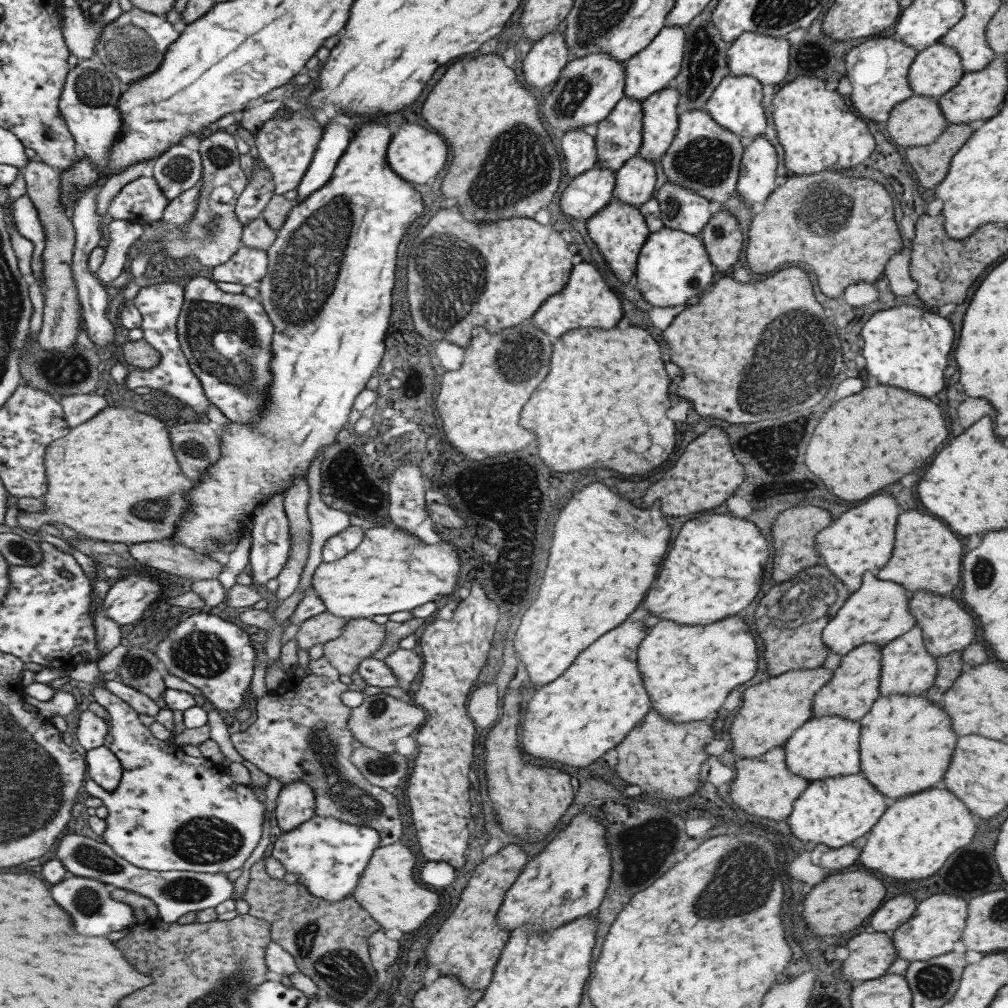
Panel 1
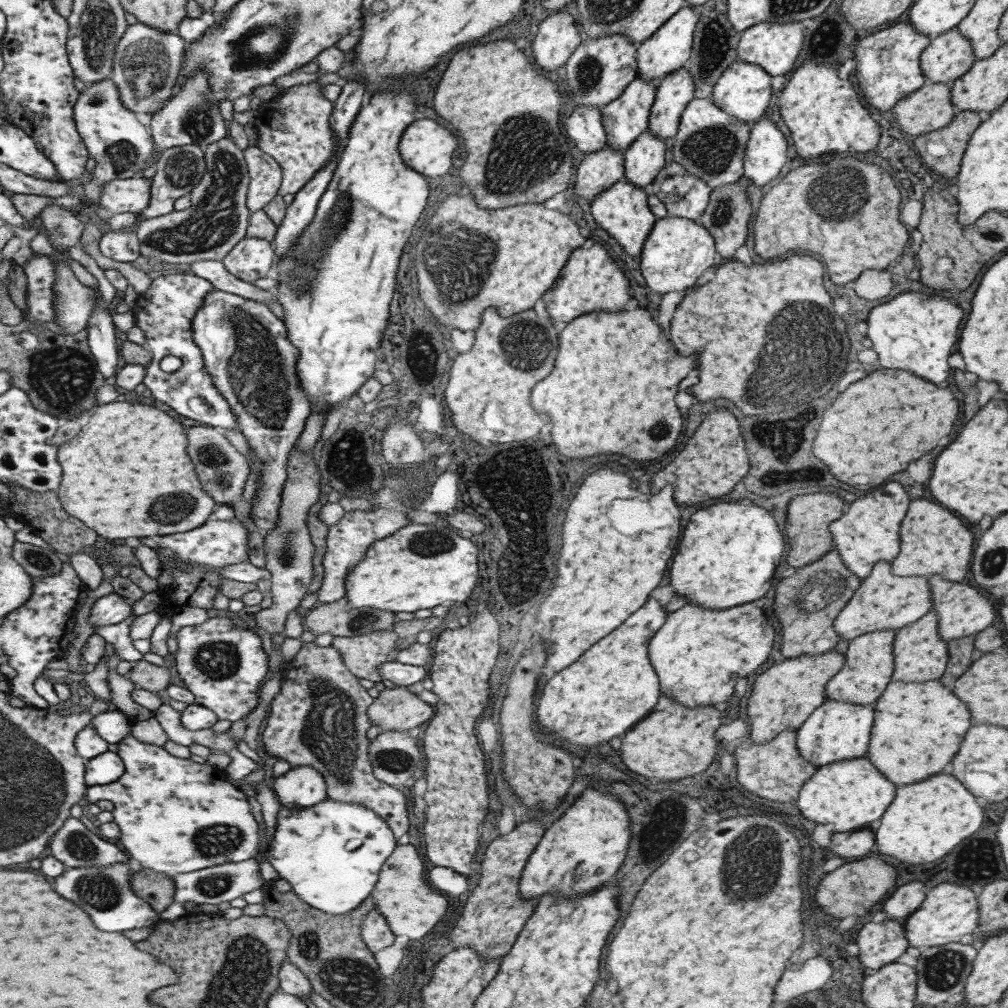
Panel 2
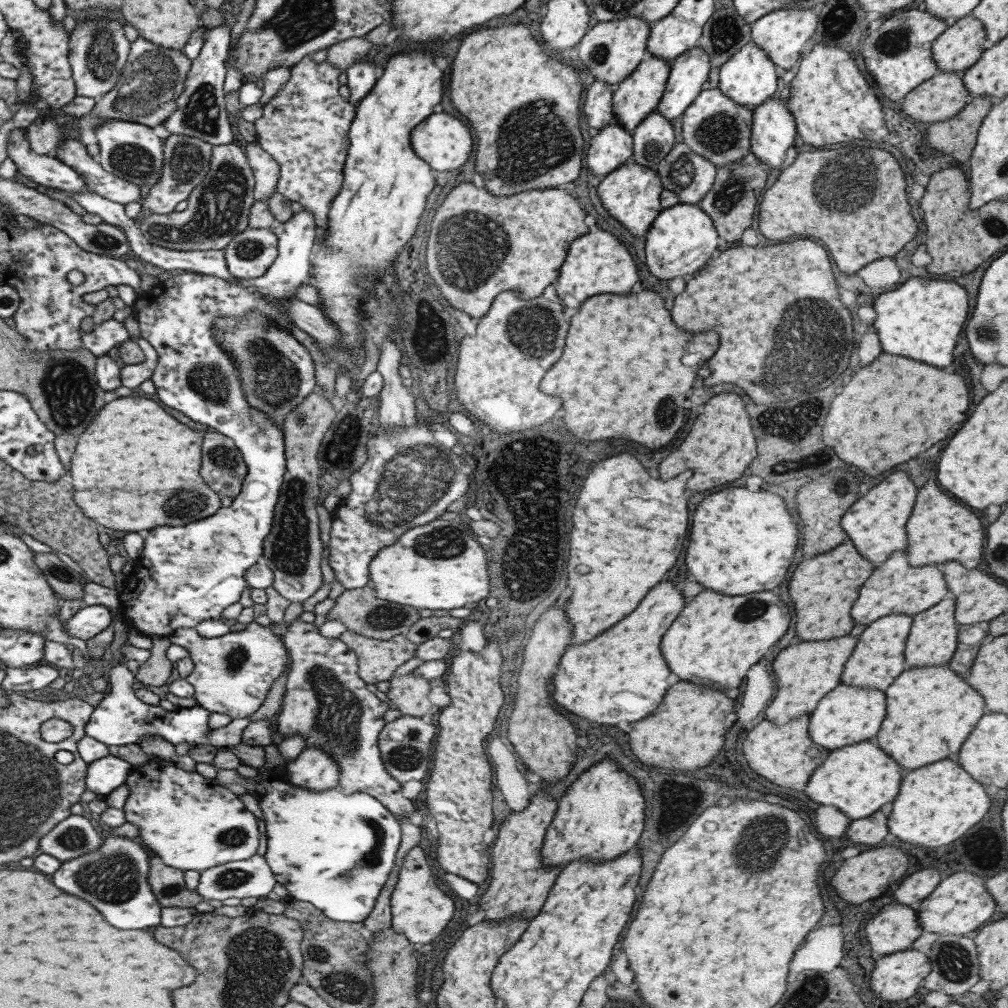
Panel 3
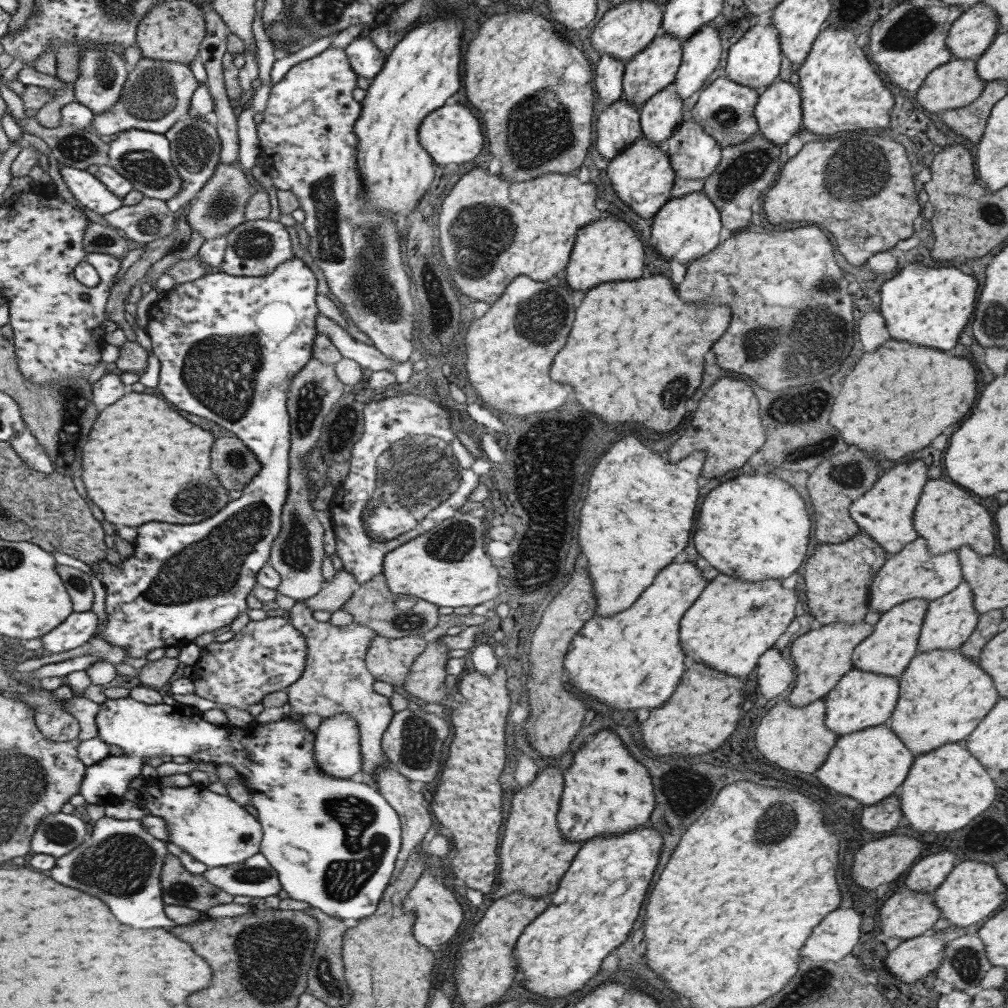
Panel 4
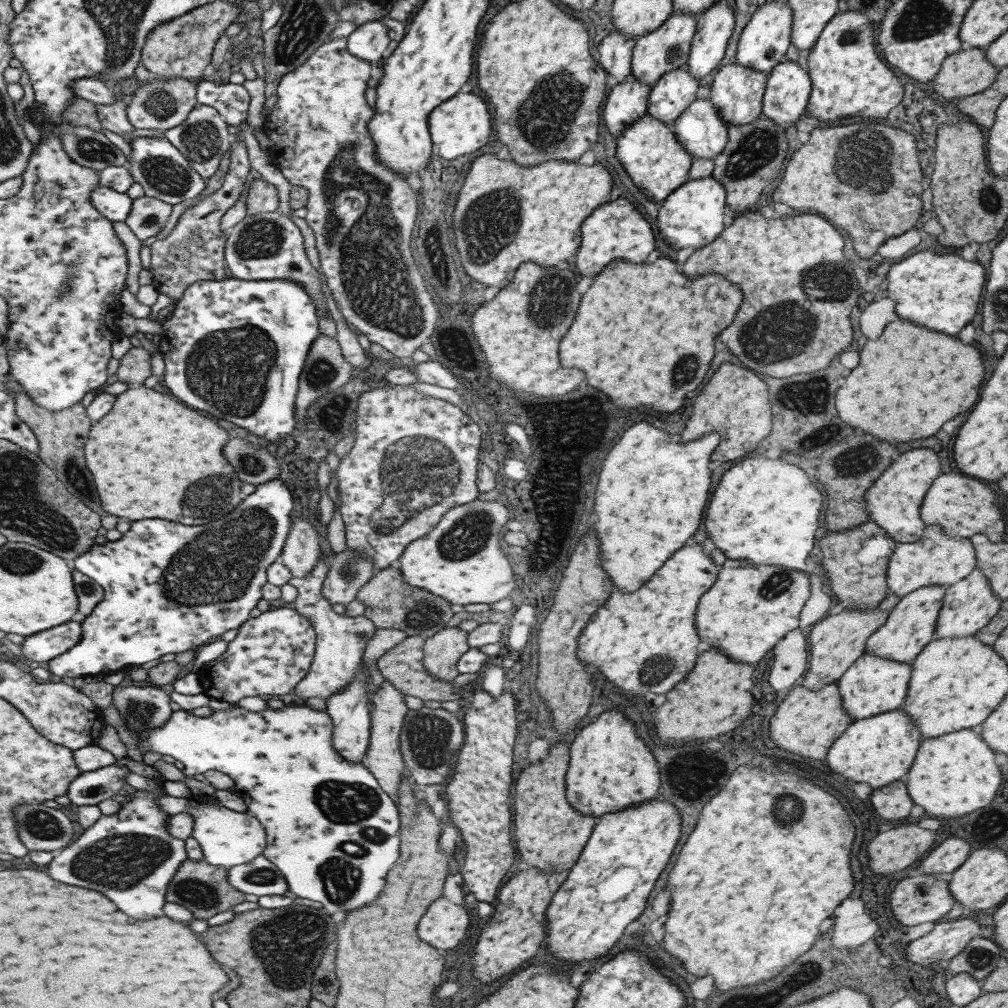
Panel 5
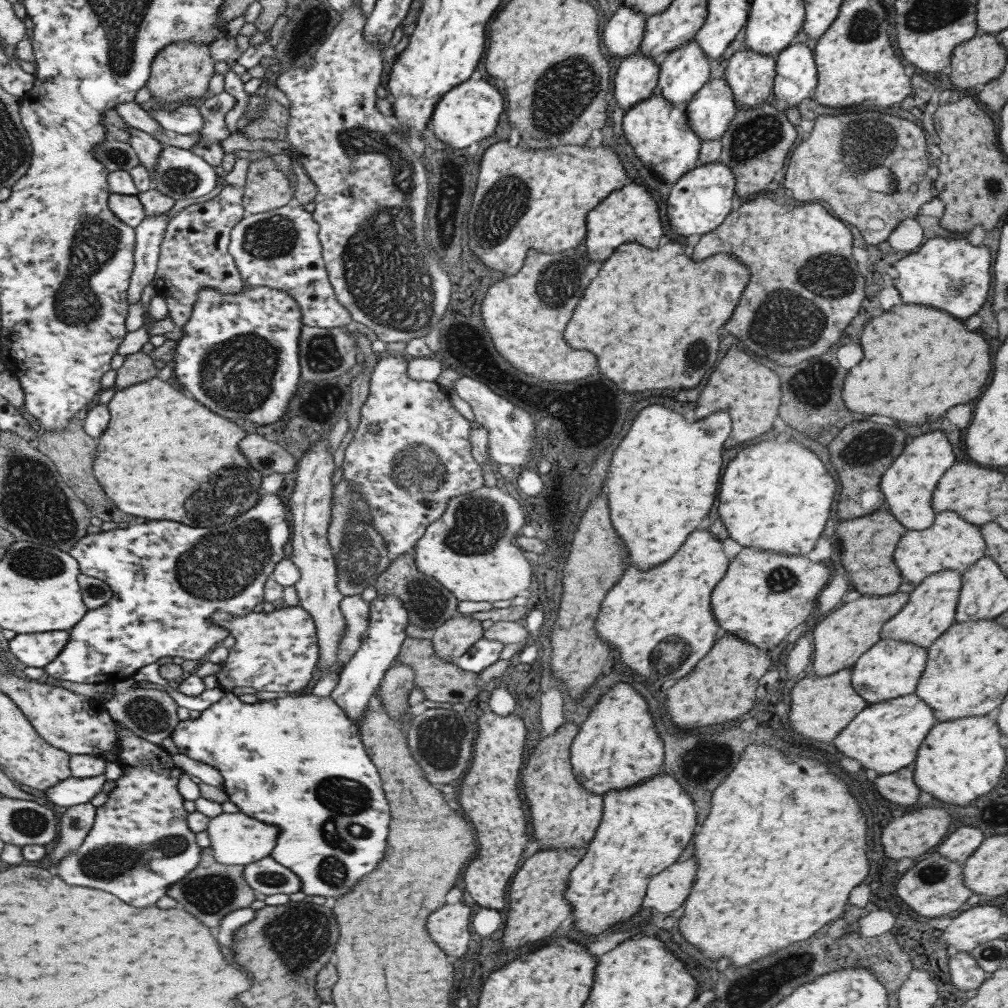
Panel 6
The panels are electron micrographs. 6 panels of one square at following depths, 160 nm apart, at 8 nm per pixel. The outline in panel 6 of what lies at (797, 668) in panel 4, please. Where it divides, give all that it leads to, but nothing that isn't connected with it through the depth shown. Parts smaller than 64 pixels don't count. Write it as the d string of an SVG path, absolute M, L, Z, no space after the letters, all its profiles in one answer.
M893 592L887 596L861 595L832 610L813 628L812 672L815 676L829 676L842 668L850 668L872 644L880 639L883 624L901 610L909 593Z

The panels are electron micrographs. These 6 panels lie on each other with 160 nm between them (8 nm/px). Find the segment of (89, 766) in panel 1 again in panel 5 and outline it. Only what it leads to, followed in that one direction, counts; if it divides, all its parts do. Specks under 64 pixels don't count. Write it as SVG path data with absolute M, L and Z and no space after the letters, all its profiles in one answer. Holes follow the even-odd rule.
M295 701L292 705L284 705L281 709L269 709L269 707L266 707L266 709L263 709L263 711L259 712L251 712L247 711L245 709L242 709L237 705L237 703L232 704L232 709L225 709L225 711L215 711L213 715L209 715L207 717L199 717L194 716L189 711L179 709L173 711L169 718L163 722L163 724L160 724L158 727L152 728L152 729L143 729L142 731L134 730L137 733L138 738L138 744L137 748L140 750L141 754L145 754L150 750L151 752L158 752L162 755L171 756L171 758L174 758L177 763L181 764L182 770L181 772L187 777L187 778L193 778L195 774L203 774L205 771L219 771L222 773L225 773L231 780L233 780L235 786L231 789L232 793L241 797L241 800L244 800L245 808L247 808L247 813L249 816L253 816L255 820L258 820L261 823L261 826L264 828L264 831L266 832L265 835L265 848L262 850L262 855L269 860L269 863L276 866L277 870L281 872L281 875L283 875L283 878L285 879L285 882L288 886L288 891L293 893L295 896L298 896L299 898L307 898L307 900L315 901L315 902L321 902L321 906L323 906L323 910L331 916L333 912L347 912L347 910L355 910L355 908L361 908L361 906L365 906L367 902L371 902L373 898L377 898L377 894L381 892L381 888L383 888L383 884L385 884L385 876L387 876L387 870L393 866L393 862L397 860L397 852L399 852L399 840L397 840L397 830L399 830L399 814L397 814L397 808L393 806L393 801L381 790L381 787L378 785L378 782L373 778L373 775L370 774L368 769L363 766L361 762L349 762L348 760L345 760L344 758L341 758L332 747L332 728L331 728L331 721L329 720L329 715L324 710L315 710L314 708L309 708L307 705L303 704L301 701ZM117 759L112 765L80 772L69 784L65 796L77 806L93 806L107 799L119 798L127 768ZM343 842L353 842L353 844L357 844L361 850L363 850L363 854L361 856L347 856L343 850L341 850L341 844Z

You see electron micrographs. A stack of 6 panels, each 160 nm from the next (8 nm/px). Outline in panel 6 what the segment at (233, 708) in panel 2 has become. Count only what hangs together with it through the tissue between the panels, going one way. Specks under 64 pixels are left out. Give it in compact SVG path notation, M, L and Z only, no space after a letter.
M295 605L268 613L251 611L242 616L232 616L217 610L210 619L214 625L227 629L234 638L225 662L220 664L219 671L214 674L217 686L223 691L249 686L256 691L284 695L301 690L311 679L319 651L314 622L304 608Z

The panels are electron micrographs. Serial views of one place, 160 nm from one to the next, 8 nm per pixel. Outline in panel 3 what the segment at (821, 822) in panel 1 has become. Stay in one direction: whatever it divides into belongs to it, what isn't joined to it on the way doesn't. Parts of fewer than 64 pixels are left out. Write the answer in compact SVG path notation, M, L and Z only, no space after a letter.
M873 738L870 740L862 740L855 744L846 744L841 748L835 748L828 751L825 760L813 770L811 776L809 776L809 780L806 782L803 792L811 802L823 806L830 804L851 821L865 818L879 810L883 804L891 802L891 800L895 798L895 794L897 794L897 788L899 788L899 782L901 782L901 770L899 770L899 766L897 766L891 758L887 758L887 756L888 754L880 749L880 745L876 744Z

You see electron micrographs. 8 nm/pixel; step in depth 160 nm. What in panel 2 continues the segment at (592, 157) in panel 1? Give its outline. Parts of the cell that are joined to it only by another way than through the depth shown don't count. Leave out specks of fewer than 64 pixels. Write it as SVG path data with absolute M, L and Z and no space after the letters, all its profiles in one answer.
M577 106L561 122L561 129L583 154L597 152L607 145L599 108Z

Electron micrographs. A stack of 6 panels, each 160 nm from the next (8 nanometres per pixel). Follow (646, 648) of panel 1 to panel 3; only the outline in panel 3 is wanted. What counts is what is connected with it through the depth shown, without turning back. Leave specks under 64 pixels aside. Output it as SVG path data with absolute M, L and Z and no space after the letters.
M703 589L687 602L673 624L660 640L660 653L667 668L679 678L699 684L703 688L727 690L739 686L749 666L785 634L789 628L789 608L779 601L778 595L766 590L749 594L727 596Z

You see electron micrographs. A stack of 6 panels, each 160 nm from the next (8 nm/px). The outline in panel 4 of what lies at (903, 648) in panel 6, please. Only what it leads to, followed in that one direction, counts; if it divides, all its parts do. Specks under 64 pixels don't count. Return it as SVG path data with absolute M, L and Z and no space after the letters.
M849 669L825 696L824 725L837 737L883 724L891 716L899 694L898 677Z

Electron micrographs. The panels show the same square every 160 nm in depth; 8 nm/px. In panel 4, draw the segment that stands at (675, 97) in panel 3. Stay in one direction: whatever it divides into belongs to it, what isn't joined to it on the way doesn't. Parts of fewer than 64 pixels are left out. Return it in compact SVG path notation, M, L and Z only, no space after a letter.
M704 24L682 44L681 62L672 82L679 98L689 98L705 84L718 65L720 46L719 33L712 24Z

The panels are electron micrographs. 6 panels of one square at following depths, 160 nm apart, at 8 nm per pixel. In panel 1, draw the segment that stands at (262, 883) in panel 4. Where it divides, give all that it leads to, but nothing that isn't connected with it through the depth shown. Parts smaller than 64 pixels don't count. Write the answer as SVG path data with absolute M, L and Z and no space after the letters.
M73 832L61 838L55 848L55 859L64 866L71 875L83 879L92 879L123 889L129 893L145 896L155 904L159 920L165 923L175 923L177 918L186 912L213 908L227 900L233 892L233 882L227 880L225 873L193 873L190 871L158 872L136 868L120 856L117 856L106 844L83 837Z

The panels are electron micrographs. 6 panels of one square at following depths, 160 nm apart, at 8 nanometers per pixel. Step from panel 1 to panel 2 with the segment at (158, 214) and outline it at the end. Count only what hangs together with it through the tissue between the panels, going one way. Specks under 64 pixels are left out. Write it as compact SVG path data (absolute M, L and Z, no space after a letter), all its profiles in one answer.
M148 174L127 179L111 180L99 187L98 203L115 215L130 212L136 217L147 208L150 199Z

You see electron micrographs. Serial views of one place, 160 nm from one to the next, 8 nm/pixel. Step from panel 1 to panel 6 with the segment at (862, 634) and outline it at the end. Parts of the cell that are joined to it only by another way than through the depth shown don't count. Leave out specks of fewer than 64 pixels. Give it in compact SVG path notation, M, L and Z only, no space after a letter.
M947 510L936 514L929 528L907 530L901 535L892 552L892 561L903 581L917 585L926 576L945 569L952 568L962 573L984 555L985 547L979 526L969 524L955 512Z

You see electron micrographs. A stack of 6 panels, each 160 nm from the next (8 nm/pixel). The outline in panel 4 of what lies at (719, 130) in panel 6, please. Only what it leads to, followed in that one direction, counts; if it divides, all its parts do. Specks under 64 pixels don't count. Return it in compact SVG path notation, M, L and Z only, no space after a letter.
M692 118L681 122L673 134L659 147L669 157L669 164L676 179L705 180L716 169L721 158L721 148L716 140Z

